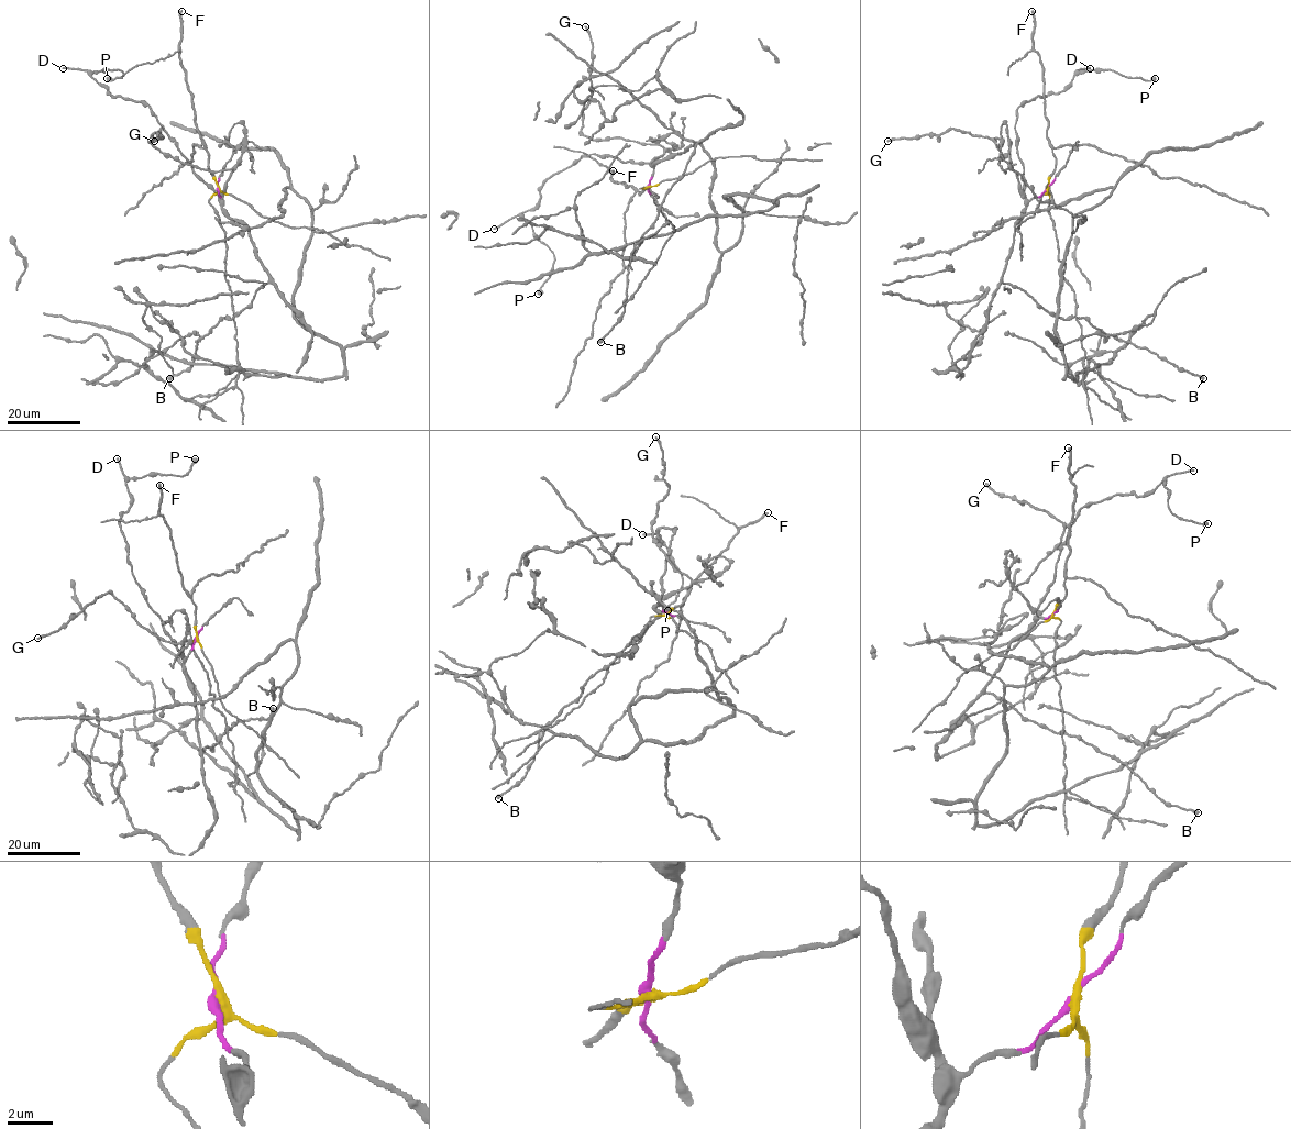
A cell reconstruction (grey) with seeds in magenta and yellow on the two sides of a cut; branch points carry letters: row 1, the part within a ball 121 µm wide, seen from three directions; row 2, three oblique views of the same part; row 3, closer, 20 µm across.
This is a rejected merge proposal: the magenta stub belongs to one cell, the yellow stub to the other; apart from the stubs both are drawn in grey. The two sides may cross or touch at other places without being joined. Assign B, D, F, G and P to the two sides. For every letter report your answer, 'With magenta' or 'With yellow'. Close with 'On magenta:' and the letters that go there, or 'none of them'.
B: With magenta
D: With magenta
F: With yellow
G: With magenta
P: With magenta
On magenta: B, D, G, P

